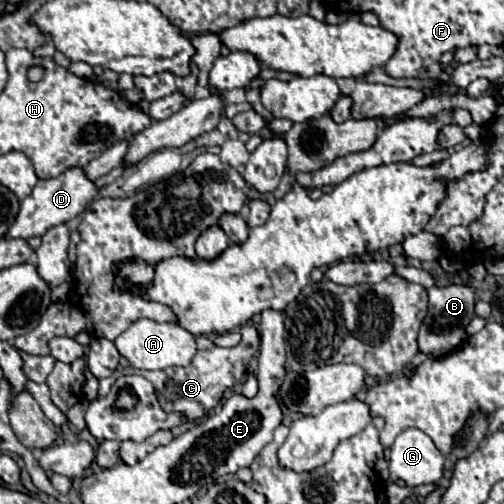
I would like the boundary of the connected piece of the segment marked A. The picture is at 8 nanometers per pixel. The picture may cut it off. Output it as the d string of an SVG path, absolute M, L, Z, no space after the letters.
M141 318L133 322L127 330L129 334L119 334L115 338L115 346L119 354L133 366L143 370L163 370L169 366L187 366L191 358L195 356L195 336L187 330L183 330L179 324L171 322L155 322L149 318Z

